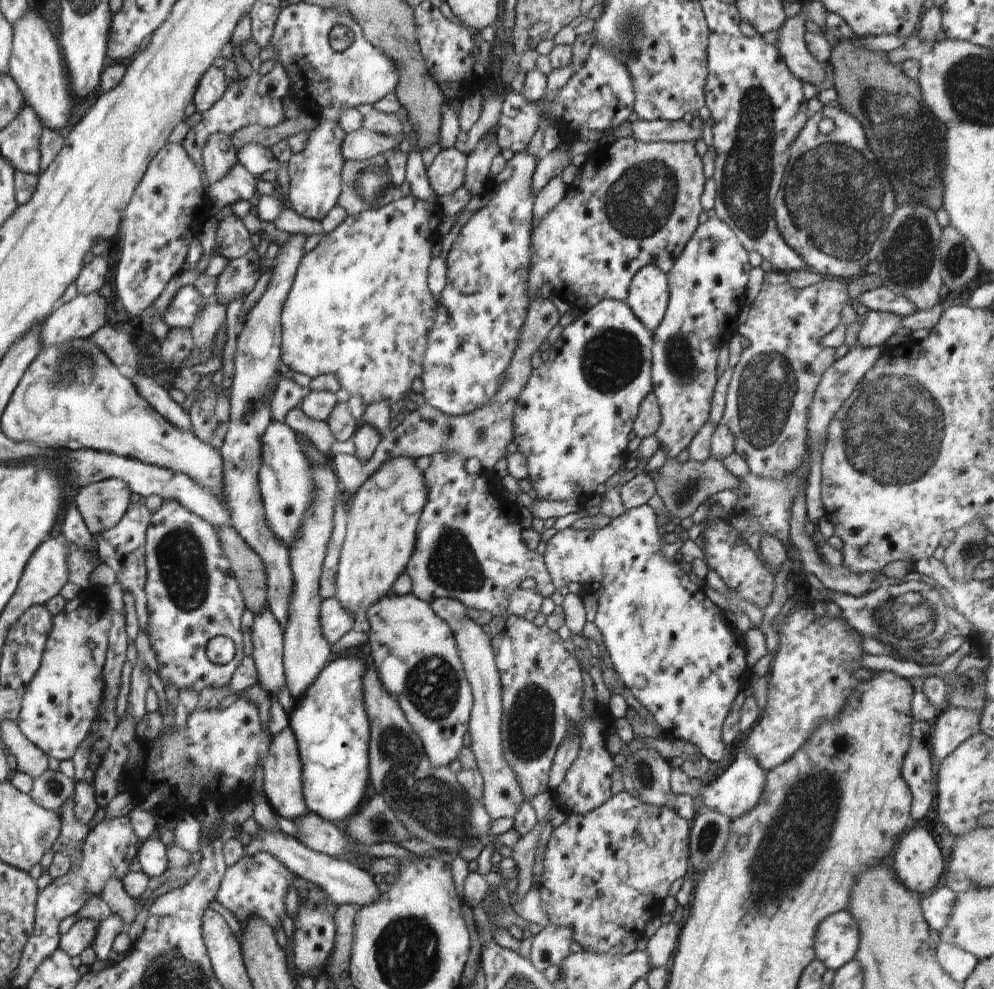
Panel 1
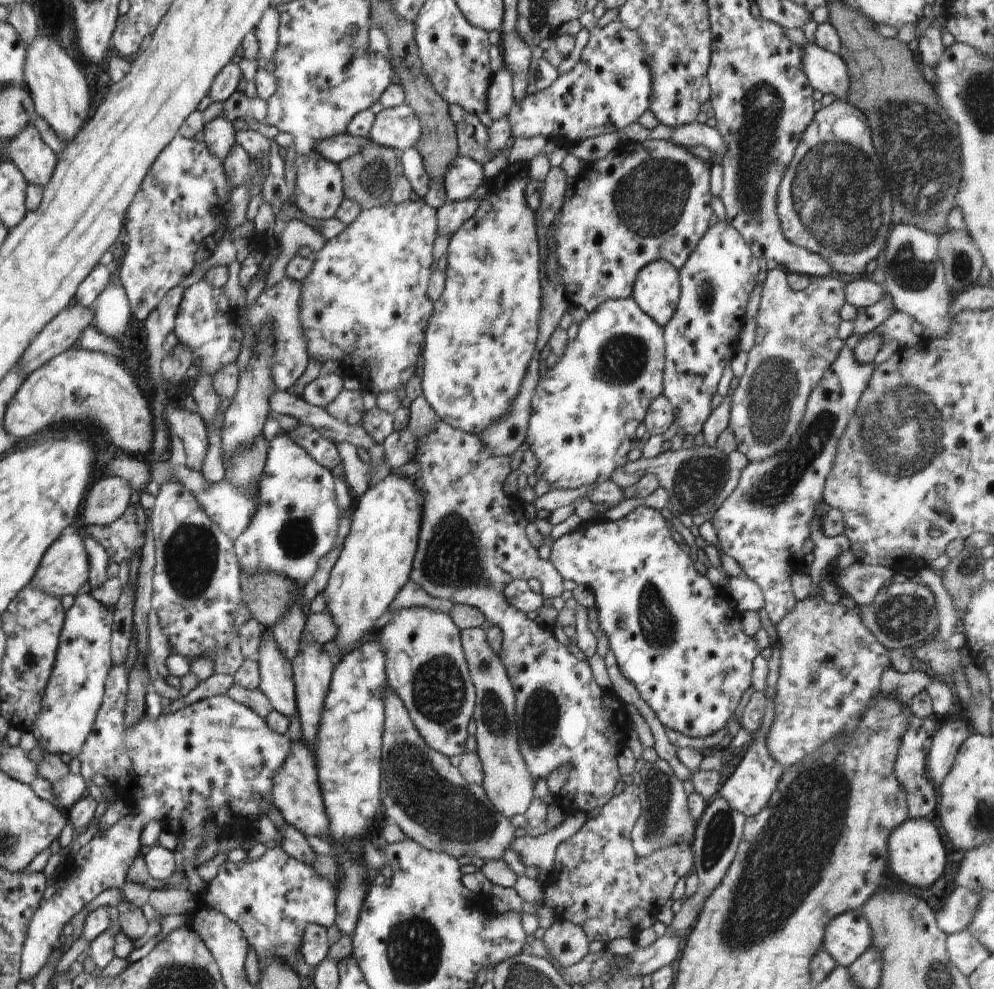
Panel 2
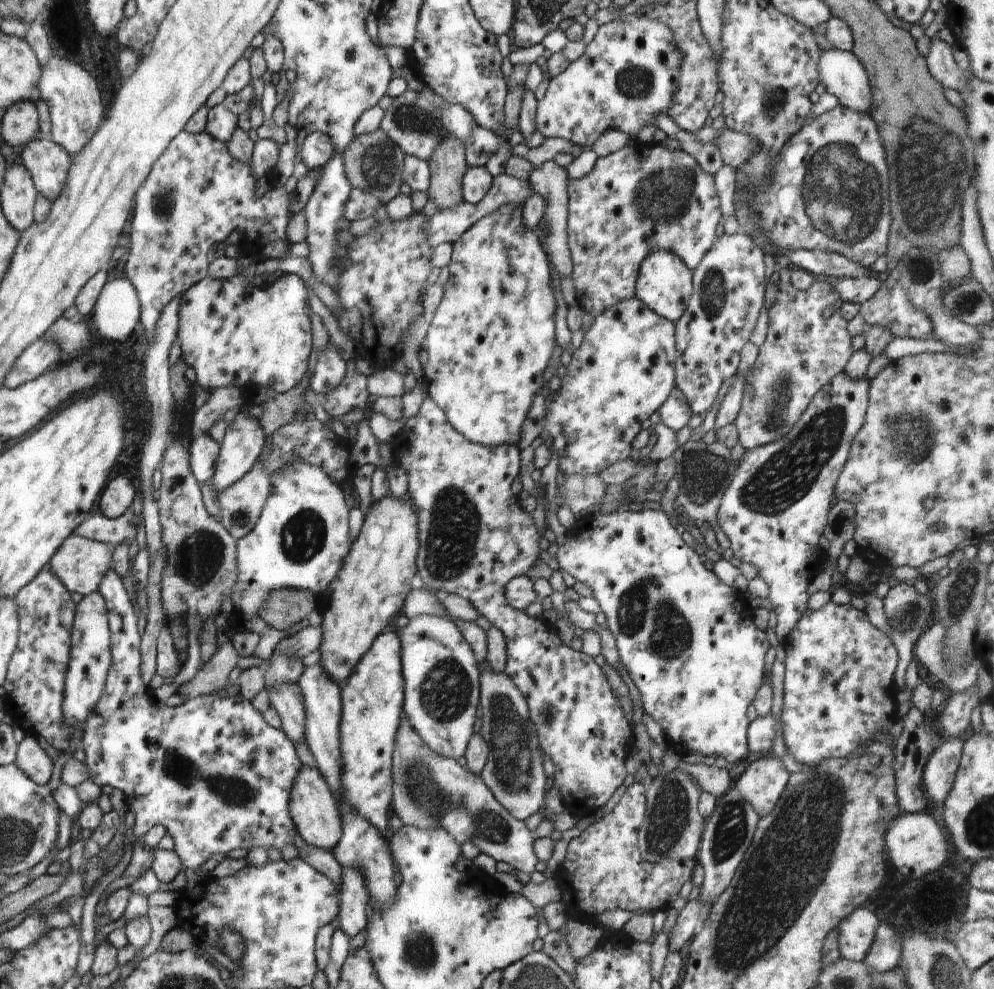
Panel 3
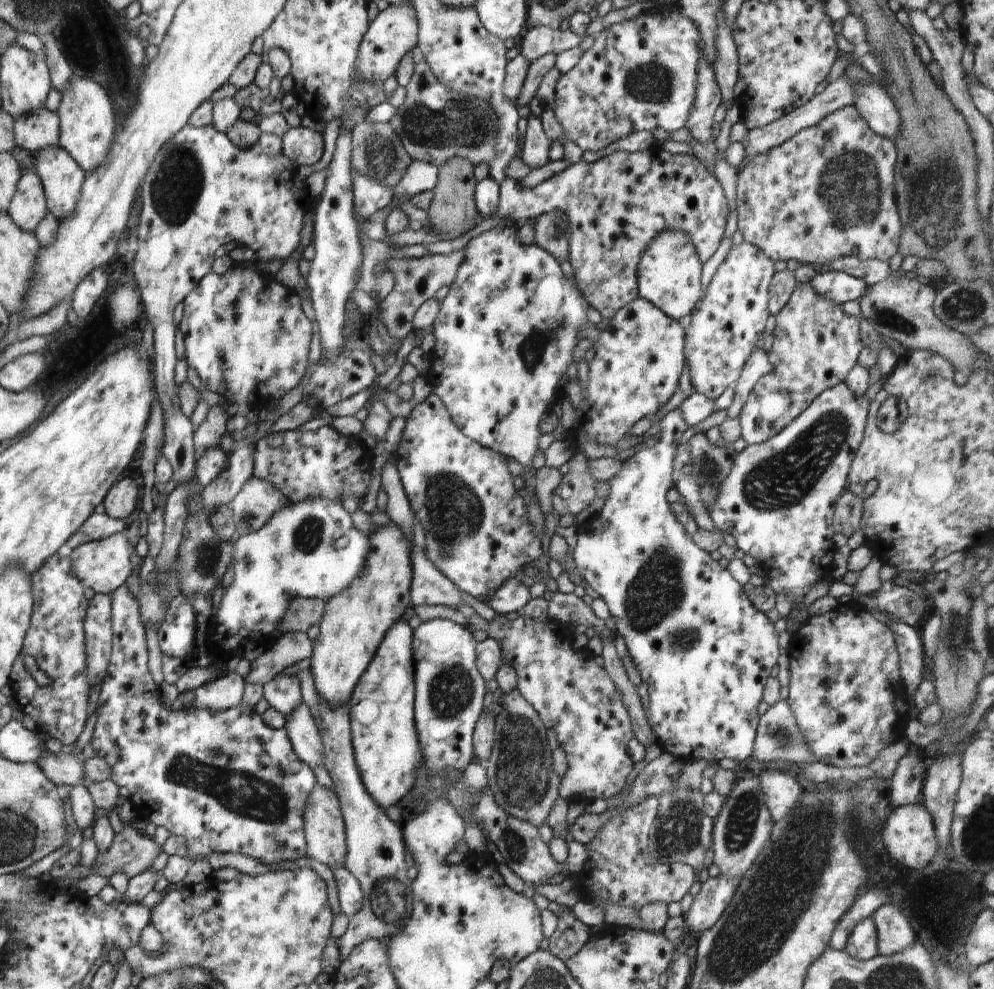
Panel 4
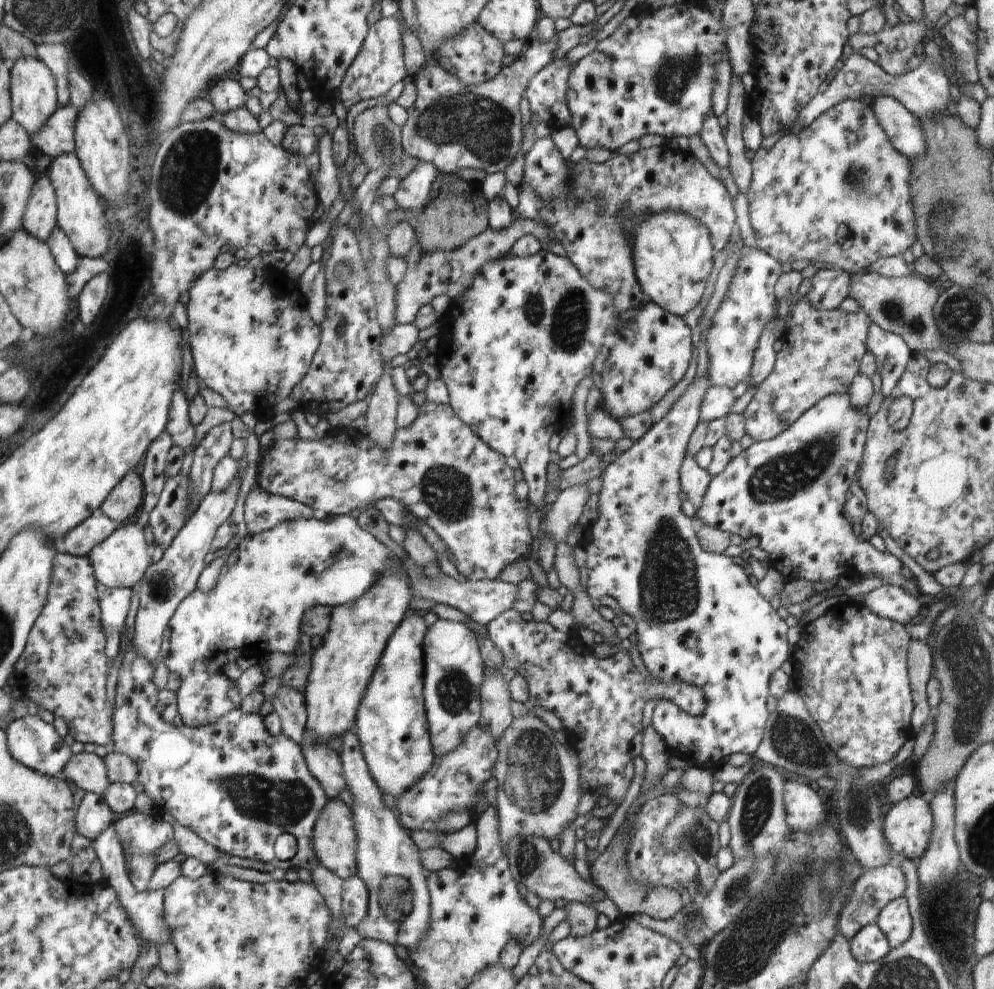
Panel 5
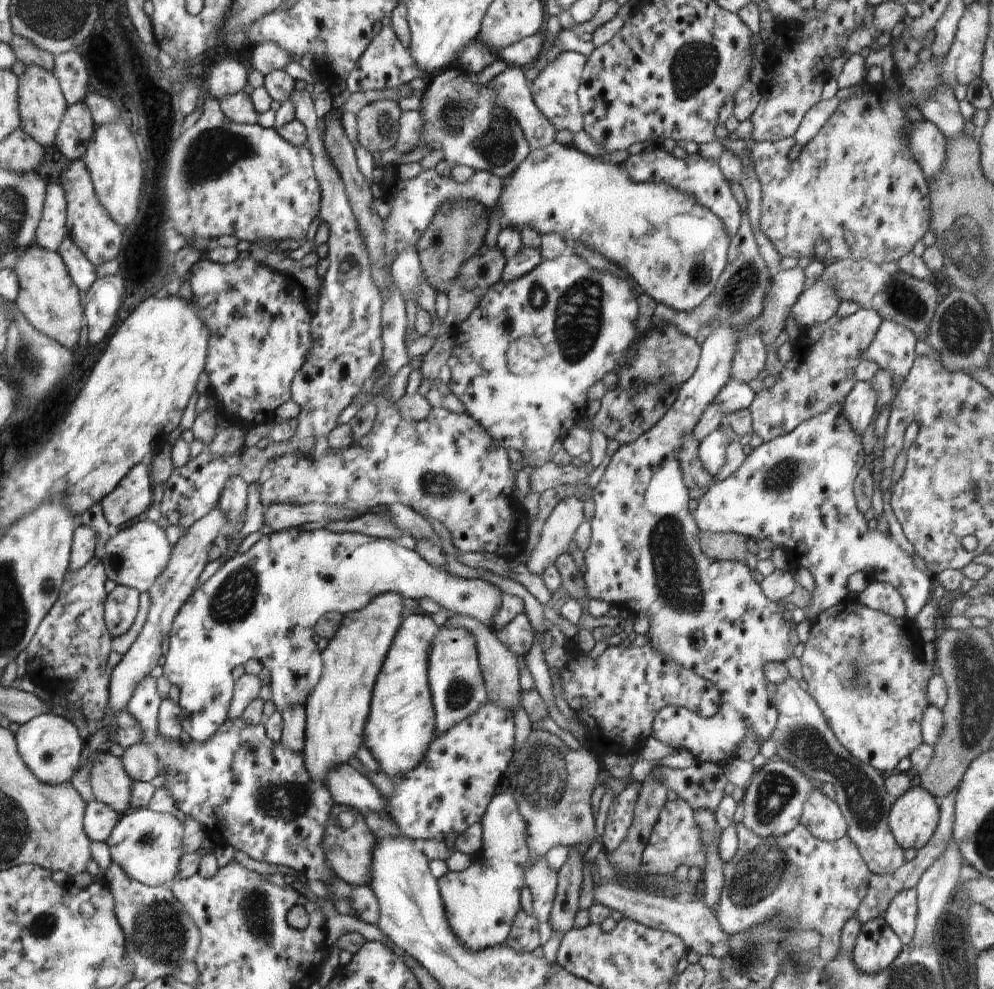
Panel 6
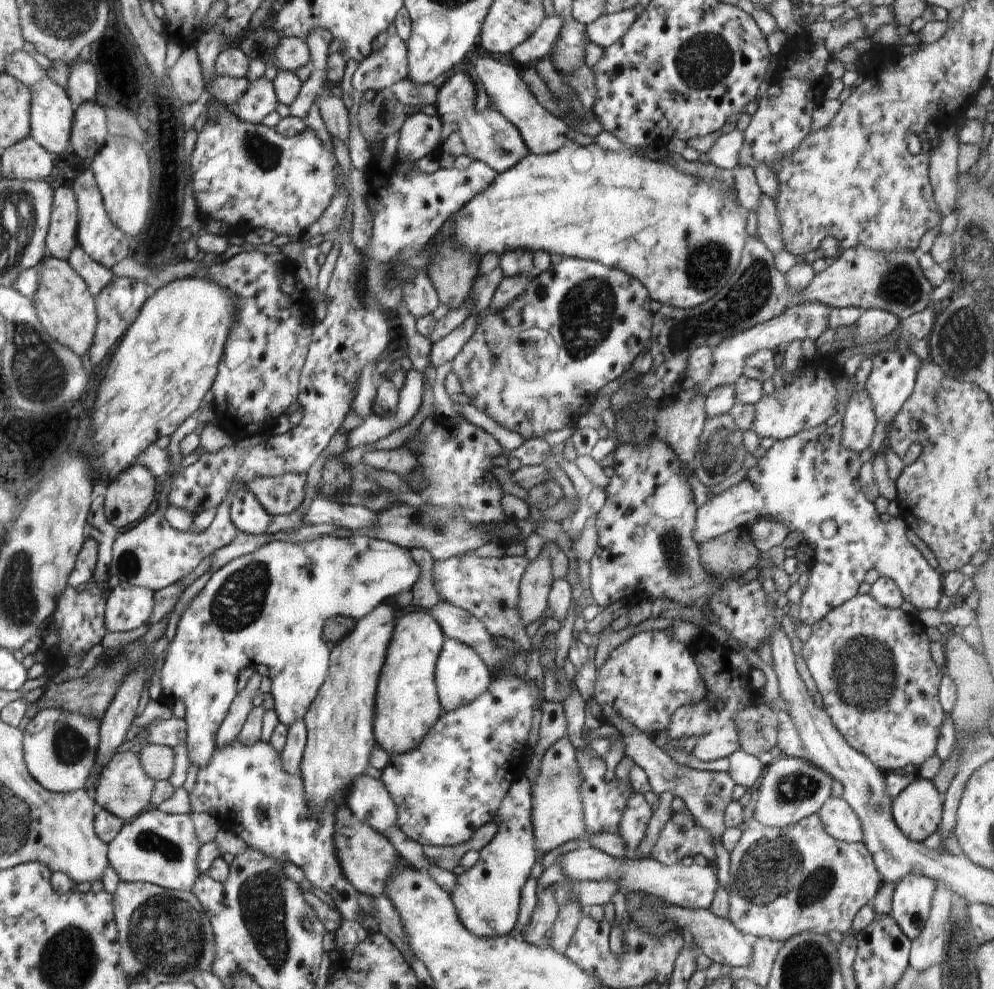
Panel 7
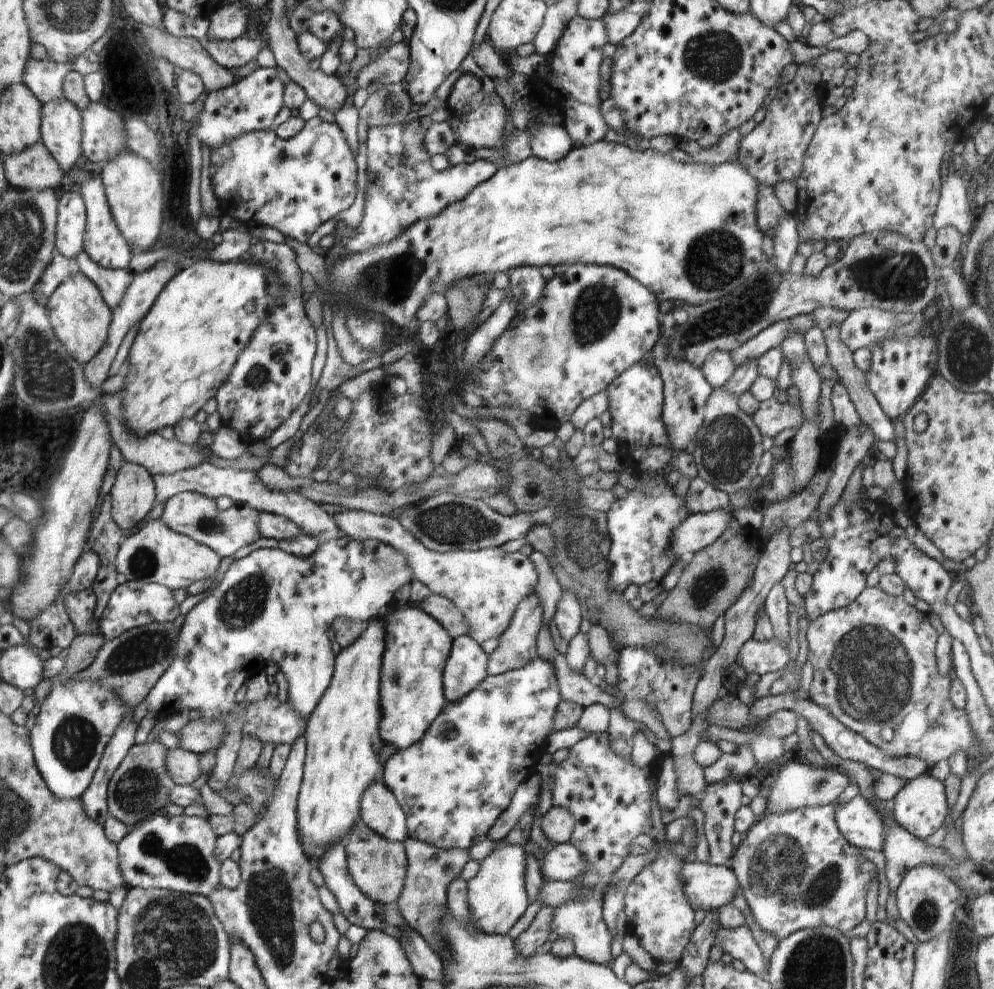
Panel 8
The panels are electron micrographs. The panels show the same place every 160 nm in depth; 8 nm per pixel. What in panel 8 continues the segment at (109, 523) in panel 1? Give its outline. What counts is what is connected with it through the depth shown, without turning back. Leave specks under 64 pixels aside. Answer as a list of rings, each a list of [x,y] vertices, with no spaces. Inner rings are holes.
[[[128,461],[122,462],[116,474],[115,482],[109,492],[109,495],[113,497],[111,500],[112,518],[122,530],[134,528],[152,510],[154,498],[158,498],[158,496],[154,496],[154,483],[152,482],[152,475],[147,468],[136,463],[129,463]]]

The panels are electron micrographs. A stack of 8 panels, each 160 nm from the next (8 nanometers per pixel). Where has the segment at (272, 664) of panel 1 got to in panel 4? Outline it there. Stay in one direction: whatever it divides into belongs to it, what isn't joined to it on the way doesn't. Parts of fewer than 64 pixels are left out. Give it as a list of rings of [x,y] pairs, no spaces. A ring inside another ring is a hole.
[[[303,701],[290,712],[283,728],[288,732],[294,753],[301,762],[308,768],[324,764],[324,744],[319,726]]]

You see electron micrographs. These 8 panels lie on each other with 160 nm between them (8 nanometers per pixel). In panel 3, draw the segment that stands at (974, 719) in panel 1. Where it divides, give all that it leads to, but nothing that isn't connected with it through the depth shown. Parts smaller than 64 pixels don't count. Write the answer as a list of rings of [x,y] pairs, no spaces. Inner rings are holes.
[[[956,733],[954,738],[948,738],[940,748],[929,755],[923,771],[923,786],[931,806],[942,807],[948,798],[956,780],[962,750],[962,738]]]

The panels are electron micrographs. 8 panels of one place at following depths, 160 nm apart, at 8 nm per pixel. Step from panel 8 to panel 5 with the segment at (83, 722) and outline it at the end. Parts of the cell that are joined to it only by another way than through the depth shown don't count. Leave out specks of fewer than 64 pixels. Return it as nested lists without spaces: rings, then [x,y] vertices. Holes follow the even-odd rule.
[[[27,714],[24,718],[14,720],[5,732],[8,734],[8,749],[11,750],[12,757],[20,764],[46,777],[58,777],[60,772],[64,772],[64,766],[72,758],[70,746],[56,734],[52,724],[46,724],[38,715]]]

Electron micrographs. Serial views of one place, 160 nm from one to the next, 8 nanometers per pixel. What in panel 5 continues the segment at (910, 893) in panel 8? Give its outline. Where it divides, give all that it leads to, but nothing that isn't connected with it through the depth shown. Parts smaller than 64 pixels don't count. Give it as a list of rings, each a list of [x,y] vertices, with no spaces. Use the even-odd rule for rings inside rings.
[[[902,896],[886,904],[875,922],[888,938],[890,946],[892,948],[900,947],[910,939],[913,932],[908,900]]]

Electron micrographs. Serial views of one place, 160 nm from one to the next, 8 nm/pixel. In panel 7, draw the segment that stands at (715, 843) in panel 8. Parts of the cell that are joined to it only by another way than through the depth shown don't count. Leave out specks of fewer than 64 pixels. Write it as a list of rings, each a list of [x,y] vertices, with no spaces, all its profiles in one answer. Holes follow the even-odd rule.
[[[615,715],[608,721],[614,725],[624,740],[626,756],[630,757],[636,765],[640,766],[648,777],[651,791],[660,796],[662,793],[672,792],[674,796],[680,796],[685,807],[692,813],[696,822],[703,826],[711,834],[711,840],[721,837],[725,832],[723,821],[724,809],[732,801],[732,791],[737,784],[726,771],[701,771],[678,764],[669,754],[663,752],[659,742],[655,742],[648,734],[643,733],[636,725]]]

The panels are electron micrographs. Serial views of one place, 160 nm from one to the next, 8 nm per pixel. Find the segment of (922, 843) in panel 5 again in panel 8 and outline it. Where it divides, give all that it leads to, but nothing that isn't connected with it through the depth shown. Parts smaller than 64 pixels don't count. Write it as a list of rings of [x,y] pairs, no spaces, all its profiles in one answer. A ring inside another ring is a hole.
[[[928,772],[922,773],[915,779],[905,781],[902,790],[893,798],[894,807],[891,812],[893,819],[910,834],[923,841],[934,834],[941,826],[945,826],[950,808],[946,798],[943,781],[934,778]]]

